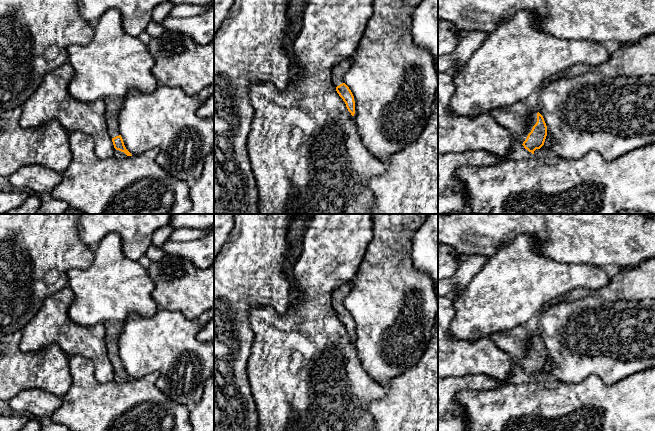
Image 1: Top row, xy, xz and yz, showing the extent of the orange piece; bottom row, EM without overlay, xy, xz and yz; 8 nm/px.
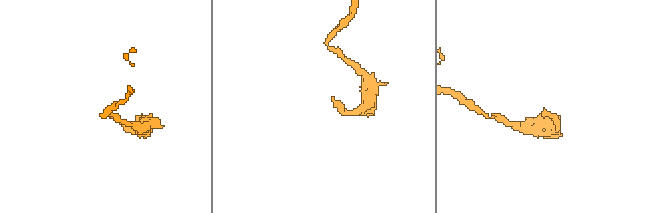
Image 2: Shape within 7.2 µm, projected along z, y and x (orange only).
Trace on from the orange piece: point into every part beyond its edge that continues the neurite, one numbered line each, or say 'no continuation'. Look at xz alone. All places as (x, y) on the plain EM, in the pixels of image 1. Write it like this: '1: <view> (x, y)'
1: xz (339, 294)

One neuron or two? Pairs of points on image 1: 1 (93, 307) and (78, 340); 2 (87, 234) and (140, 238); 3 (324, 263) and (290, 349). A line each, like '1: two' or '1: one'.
1: two
2: one
3: one

